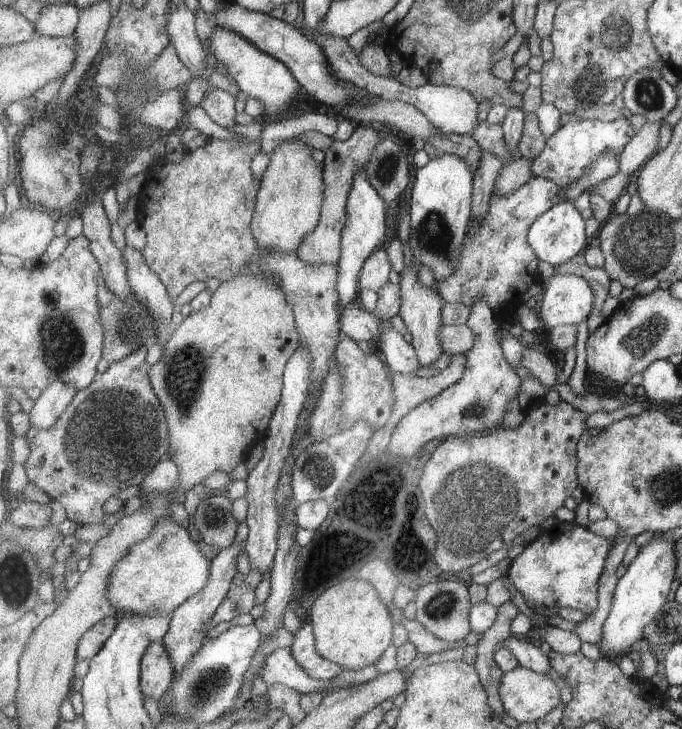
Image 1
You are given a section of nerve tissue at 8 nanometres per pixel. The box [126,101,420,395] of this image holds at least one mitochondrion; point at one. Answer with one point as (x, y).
(388, 164)

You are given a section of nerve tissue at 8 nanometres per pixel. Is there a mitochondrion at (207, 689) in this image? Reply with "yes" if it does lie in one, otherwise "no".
yes

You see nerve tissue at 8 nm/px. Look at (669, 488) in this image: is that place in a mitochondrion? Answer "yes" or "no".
yes

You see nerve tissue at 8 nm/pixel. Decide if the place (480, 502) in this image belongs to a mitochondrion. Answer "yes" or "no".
yes

